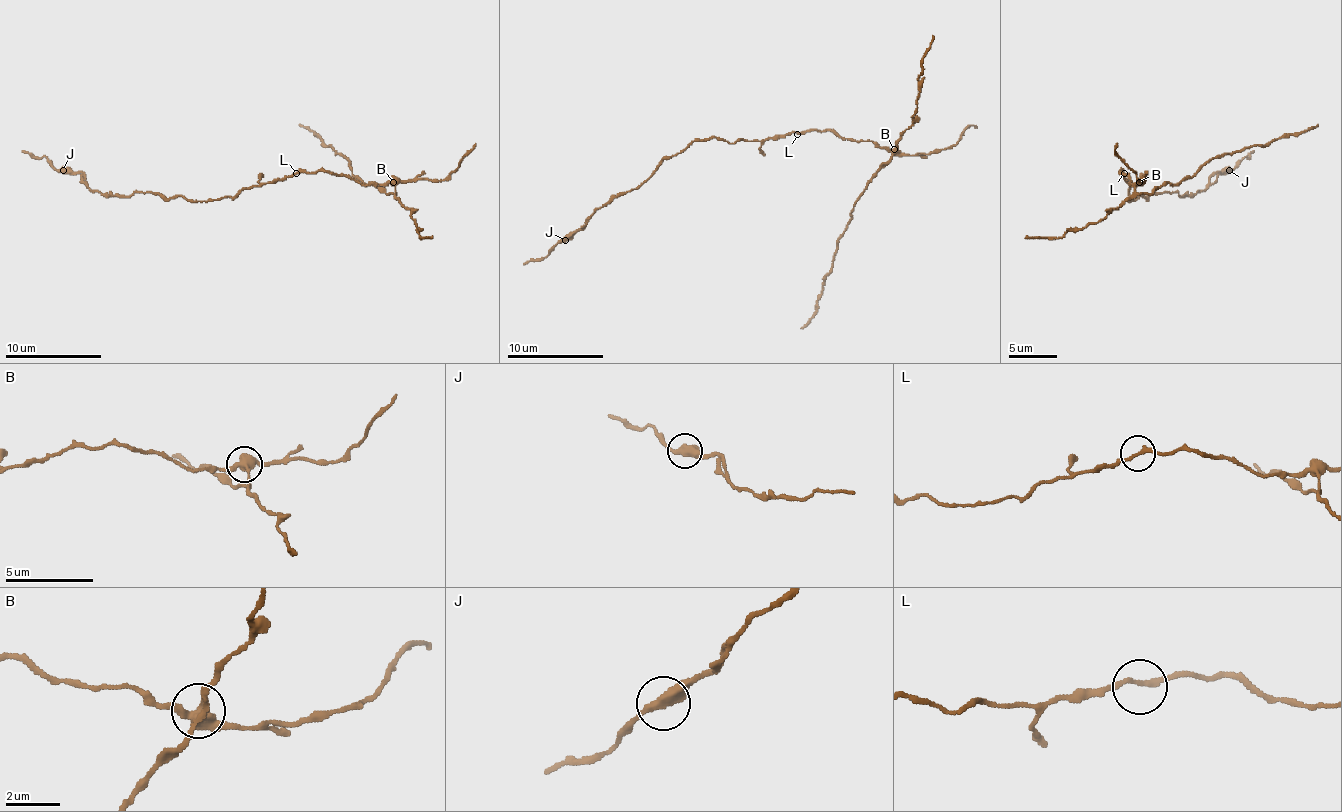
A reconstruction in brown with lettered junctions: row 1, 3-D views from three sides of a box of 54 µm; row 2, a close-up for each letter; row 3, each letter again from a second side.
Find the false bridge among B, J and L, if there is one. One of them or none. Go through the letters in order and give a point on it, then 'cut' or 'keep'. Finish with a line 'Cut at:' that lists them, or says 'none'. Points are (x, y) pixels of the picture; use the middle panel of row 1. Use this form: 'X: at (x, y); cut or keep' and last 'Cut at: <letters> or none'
B: at (894, 149); cut
J: at (565, 240); keep
L: at (797, 134); keep
Cut at: B

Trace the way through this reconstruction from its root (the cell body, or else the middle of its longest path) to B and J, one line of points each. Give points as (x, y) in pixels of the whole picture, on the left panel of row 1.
B: (296, 175), (325, 170), (349, 175), (363, 185), (392, 182)
J: (296, 175), (243, 187), (234, 197), (188, 201), (150, 192), (106, 197), (78, 173), (63, 170)

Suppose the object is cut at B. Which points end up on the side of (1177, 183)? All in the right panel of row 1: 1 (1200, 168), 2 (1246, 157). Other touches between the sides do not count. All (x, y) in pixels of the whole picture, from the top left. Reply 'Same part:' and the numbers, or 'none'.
Same part: 1

